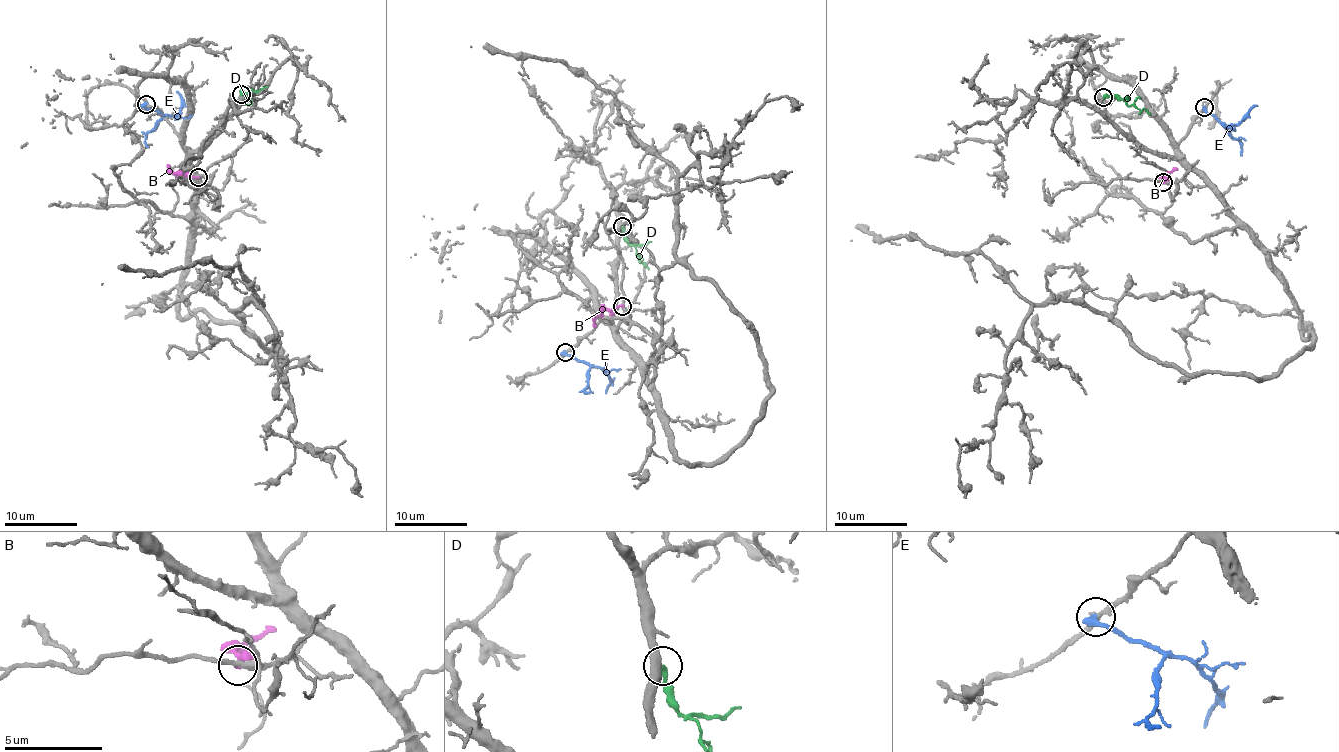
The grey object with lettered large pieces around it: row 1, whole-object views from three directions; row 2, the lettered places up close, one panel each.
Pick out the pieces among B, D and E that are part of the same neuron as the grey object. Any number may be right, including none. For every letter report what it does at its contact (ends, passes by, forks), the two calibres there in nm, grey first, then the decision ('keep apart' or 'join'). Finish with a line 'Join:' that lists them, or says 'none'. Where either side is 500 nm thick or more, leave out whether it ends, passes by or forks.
B: it ends | 320/180 nm | keep apart
D: it ends | 110/300 nm | join
E: it ends | 260/440 nm | keep apart
Join: D

